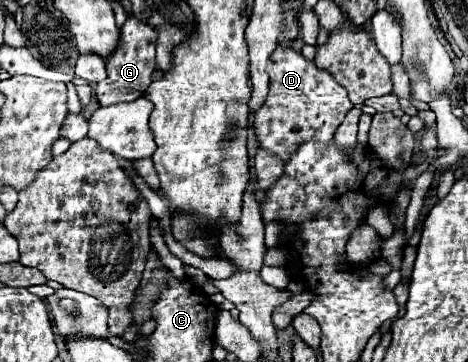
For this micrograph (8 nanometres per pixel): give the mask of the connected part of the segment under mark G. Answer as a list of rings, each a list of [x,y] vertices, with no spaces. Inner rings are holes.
[[[130,16],[126,20],[126,24],[122,26],[120,44],[116,46],[116,52],[112,52],[112,56],[108,58],[108,66],[106,66],[108,76],[96,84],[96,98],[98,98],[100,106],[132,102],[132,100],[138,100],[140,96],[144,96],[144,90],[152,82],[152,72],[156,70],[154,44],[156,44],[154,28],[150,28],[148,24],[138,22],[134,16]]]

